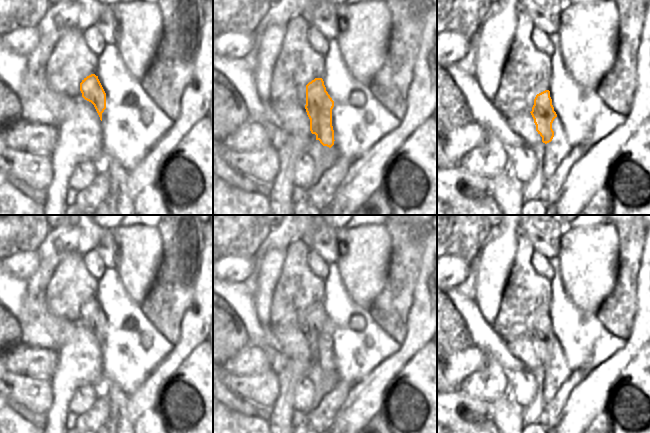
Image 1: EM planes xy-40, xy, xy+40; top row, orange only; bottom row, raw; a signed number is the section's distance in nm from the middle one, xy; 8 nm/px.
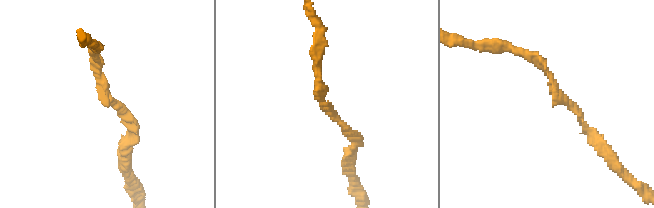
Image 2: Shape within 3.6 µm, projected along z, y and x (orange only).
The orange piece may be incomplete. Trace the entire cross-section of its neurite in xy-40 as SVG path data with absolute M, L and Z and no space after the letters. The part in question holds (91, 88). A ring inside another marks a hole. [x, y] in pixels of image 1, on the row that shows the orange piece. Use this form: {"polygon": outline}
{"polygon": "M91 74L80 83L82 97L91 102L102 121L102 113L106 109L106 93L98 79L98 76Z"}

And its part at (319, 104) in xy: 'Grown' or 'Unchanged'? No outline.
Unchanged

